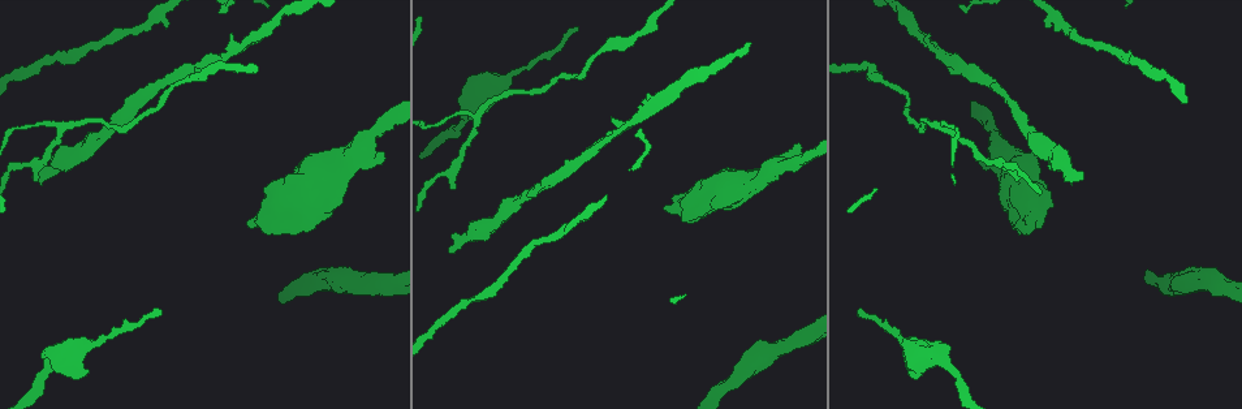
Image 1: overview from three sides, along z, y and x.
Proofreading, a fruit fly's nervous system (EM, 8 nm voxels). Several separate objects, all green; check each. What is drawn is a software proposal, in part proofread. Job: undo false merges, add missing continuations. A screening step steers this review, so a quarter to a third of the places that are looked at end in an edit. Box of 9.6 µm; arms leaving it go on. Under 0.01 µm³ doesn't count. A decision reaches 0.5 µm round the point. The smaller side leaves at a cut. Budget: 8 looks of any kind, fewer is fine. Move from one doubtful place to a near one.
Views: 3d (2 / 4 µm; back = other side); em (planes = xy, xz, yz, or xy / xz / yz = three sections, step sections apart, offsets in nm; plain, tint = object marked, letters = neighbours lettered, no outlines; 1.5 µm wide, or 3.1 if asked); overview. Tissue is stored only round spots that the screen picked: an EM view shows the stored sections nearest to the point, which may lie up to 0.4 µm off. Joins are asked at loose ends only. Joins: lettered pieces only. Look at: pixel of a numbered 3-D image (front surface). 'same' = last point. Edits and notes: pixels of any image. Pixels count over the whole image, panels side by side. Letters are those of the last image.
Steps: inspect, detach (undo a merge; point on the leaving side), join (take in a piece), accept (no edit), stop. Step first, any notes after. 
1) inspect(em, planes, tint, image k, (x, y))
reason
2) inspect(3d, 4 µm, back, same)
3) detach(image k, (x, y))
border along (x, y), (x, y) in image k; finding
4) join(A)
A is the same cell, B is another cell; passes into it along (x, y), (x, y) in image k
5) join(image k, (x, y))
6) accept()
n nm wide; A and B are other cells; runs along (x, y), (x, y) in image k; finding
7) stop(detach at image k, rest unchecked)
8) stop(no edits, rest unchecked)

inspect(3d, 4 µm, image 1, (795, 147))

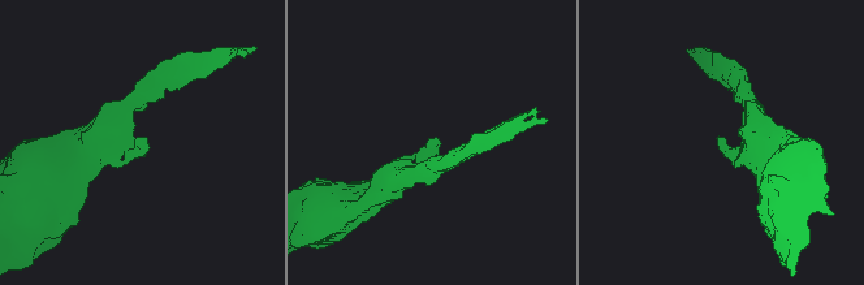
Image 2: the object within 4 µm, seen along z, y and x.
inspect(em, planes, letters, image 2, (722, 139))

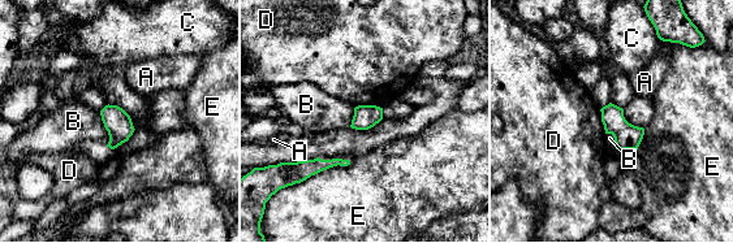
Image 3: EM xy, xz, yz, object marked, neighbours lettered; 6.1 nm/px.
accept()
150 nm wide; A, B, C, D and E are other cells; border along (99, 112), (108, 135), (107, 144) in image 3; no lettered piece goes on from it

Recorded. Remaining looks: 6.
inspect(em, planes, letters, image 1, (159, 311))
thin end

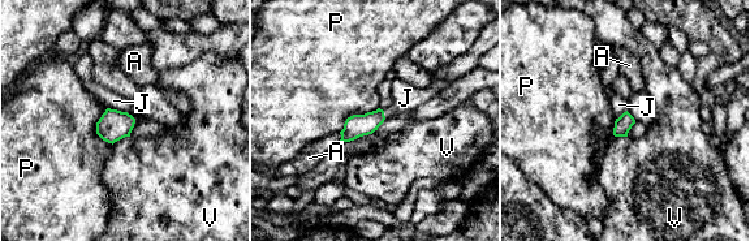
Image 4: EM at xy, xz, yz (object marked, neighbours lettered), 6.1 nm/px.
join(J)
P touches over 300 nm; J is the same cell, A, P and V are other cells; passes into it along (113, 125), (120, 111), (113, 100) in image 4; it goes on there

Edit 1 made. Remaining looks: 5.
inspect(overview)

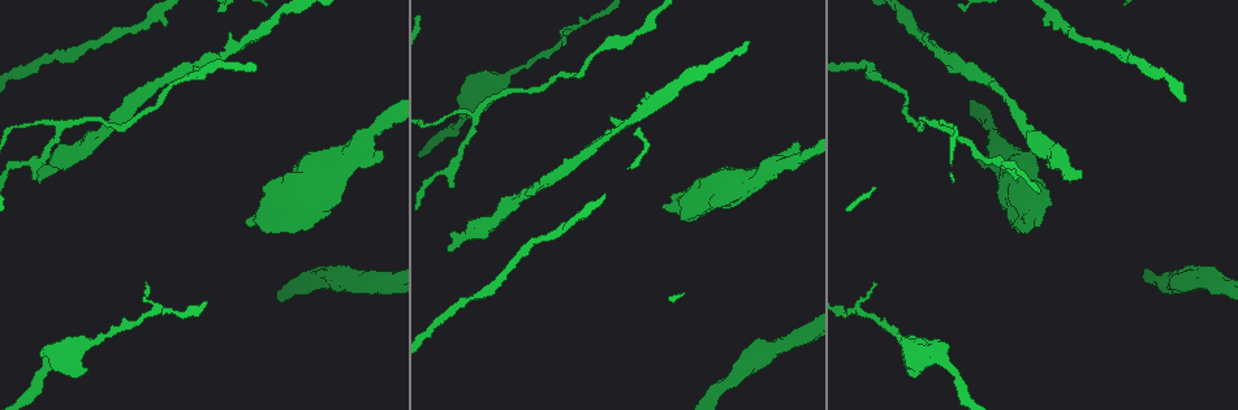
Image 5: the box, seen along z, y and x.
inspect(em, xz, step 4, plain, image 5, (1078, 175))
branch stops here

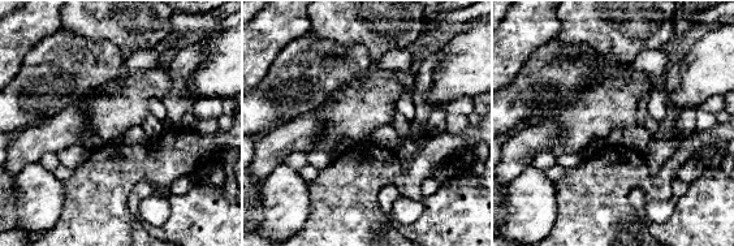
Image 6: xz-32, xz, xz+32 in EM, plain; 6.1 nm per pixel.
inspect(em, xz, step 4, letters, same)

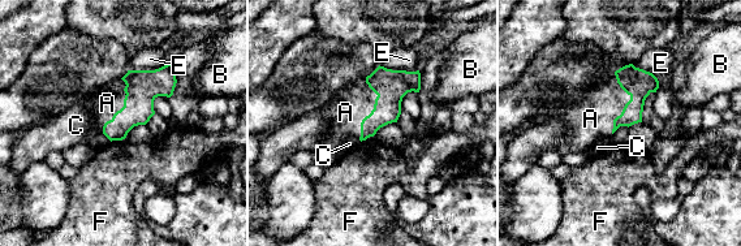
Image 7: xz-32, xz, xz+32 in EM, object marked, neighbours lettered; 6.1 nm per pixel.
join(A)
A is the same cell, B, C, E and F are other cells; passes into it along (391, 86), (374, 108), (345, 112) in image 7; it goes on there

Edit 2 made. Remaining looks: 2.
stop(join at image 4, join at image 7, rest unchecked)

